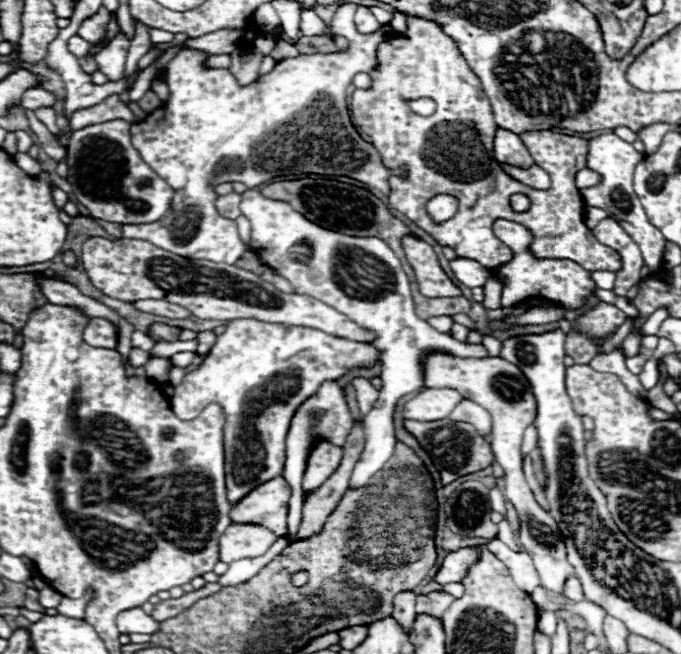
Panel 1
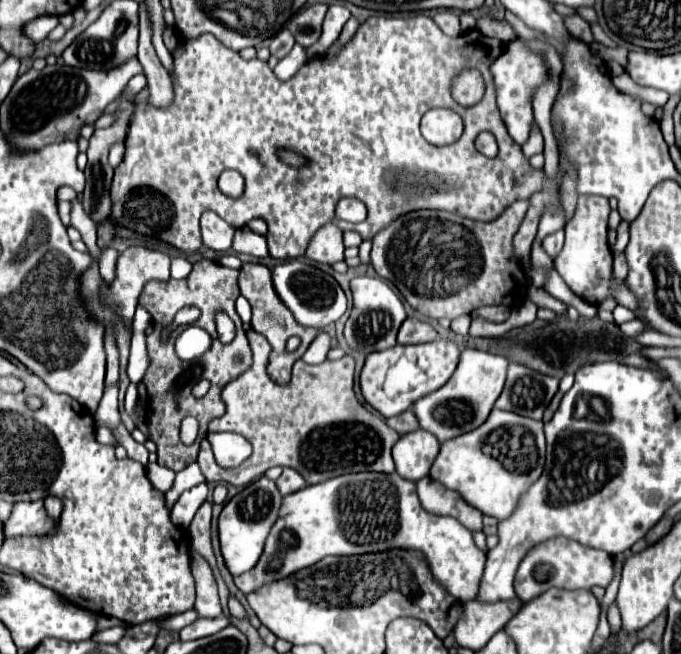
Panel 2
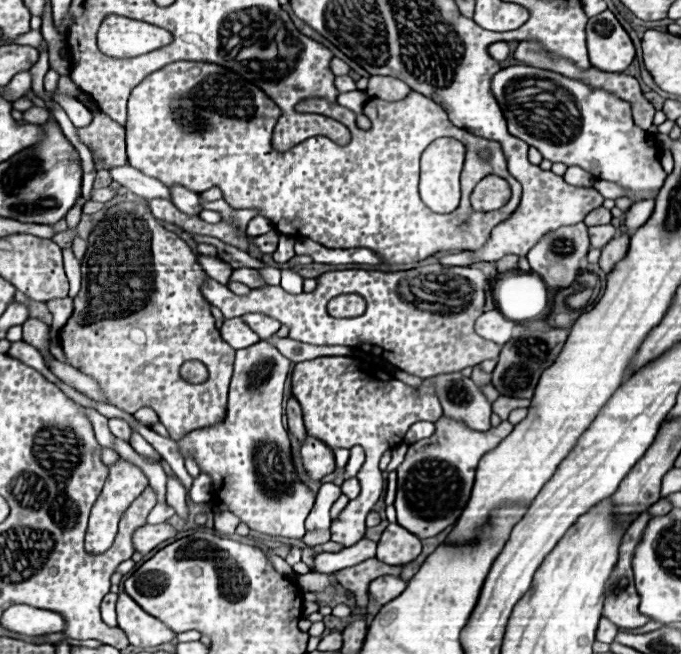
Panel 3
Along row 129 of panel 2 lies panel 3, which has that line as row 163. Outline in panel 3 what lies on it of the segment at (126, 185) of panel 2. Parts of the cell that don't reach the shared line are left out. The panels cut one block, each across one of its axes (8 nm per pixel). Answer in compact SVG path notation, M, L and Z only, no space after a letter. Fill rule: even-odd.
M204 62L168 64L162 70L156 70L148 78L144 78L144 82L138 84L130 94L126 122L126 152L130 156L130 166L158 178L166 186L184 186L198 194L212 186L218 186L224 192L224 200L232 208L256 208L260 216L270 218L280 234L294 238L312 238L326 248L370 248L378 256L386 258L386 264L420 262L442 250L478 250L486 244L490 230L498 222L506 220L520 202L520 184L508 174L506 158L500 144L478 138L470 132L466 132L464 140L464 130L452 126L446 112L434 100L418 92L410 92L410 96L400 102L370 98L364 104L364 116L368 116L372 122L368 130L356 126L358 114L324 98L302 100L294 108L296 112L322 114L342 122L352 132L352 140L346 146L340 146L326 136L312 136L296 144L288 152L276 152L272 150L272 130L282 110L260 88L244 84L240 80L230 80L228 70L222 66ZM444 136L456 138L466 146L466 162L462 170L462 200L454 212L434 214L422 204L418 196L420 156L430 142ZM480 148L488 150L490 158L482 158L478 154ZM490 174L508 180L512 196L508 204L500 210L474 212L470 206L470 194L474 186Z

